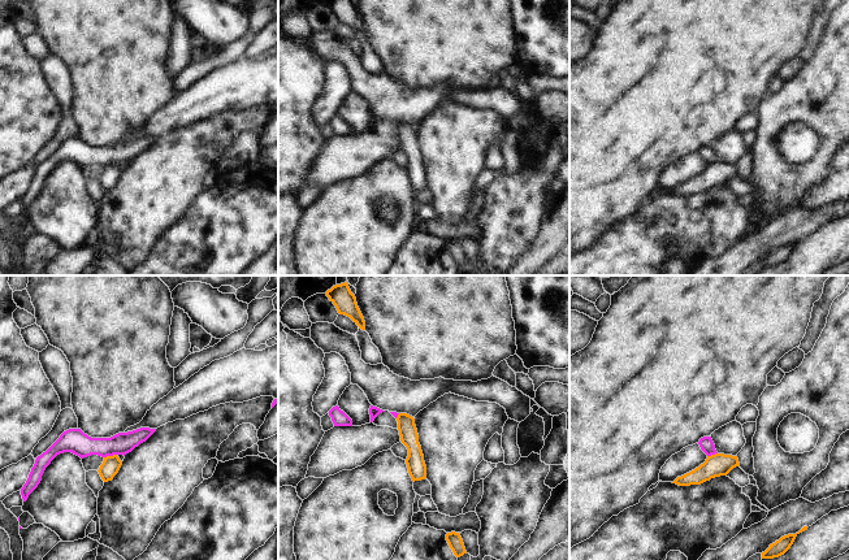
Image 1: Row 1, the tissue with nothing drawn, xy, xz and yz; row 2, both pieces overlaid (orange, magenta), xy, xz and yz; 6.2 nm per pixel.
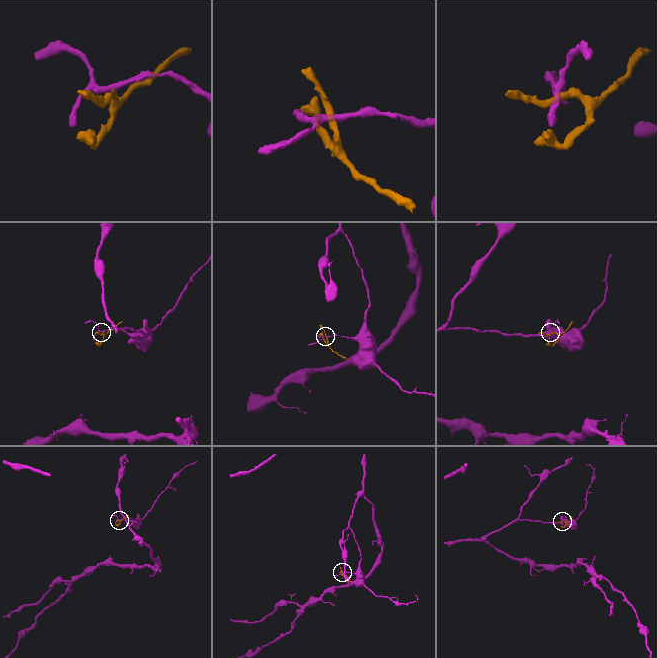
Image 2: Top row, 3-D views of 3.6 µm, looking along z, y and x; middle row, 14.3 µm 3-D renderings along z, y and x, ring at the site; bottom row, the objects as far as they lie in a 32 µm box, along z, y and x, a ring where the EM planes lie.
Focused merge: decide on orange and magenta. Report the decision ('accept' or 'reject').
reject

